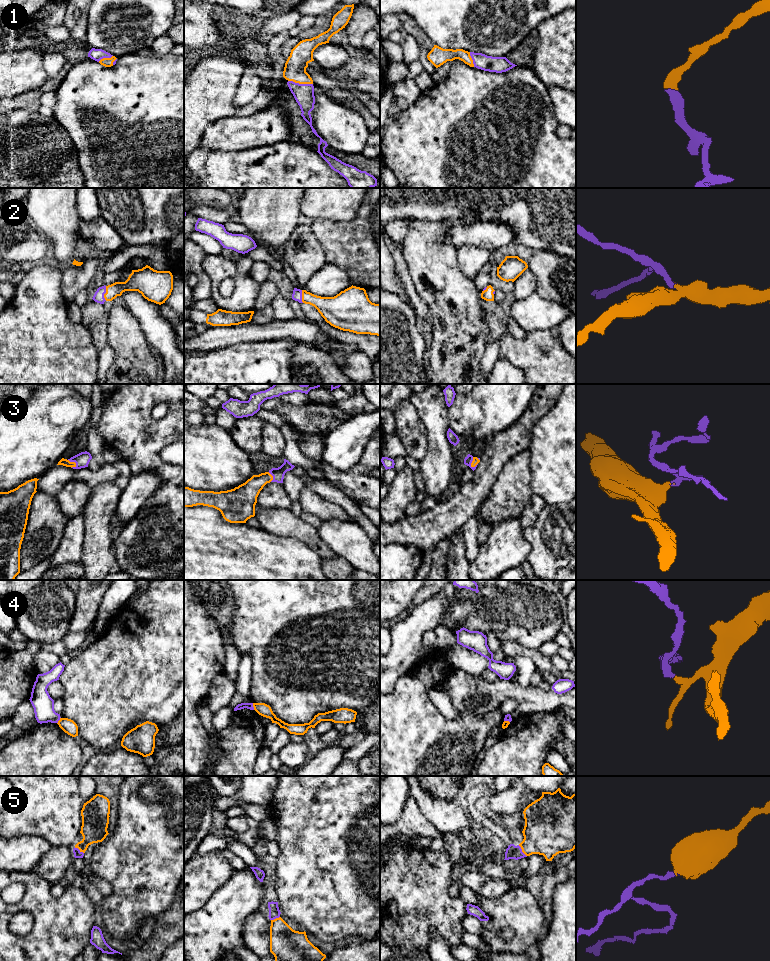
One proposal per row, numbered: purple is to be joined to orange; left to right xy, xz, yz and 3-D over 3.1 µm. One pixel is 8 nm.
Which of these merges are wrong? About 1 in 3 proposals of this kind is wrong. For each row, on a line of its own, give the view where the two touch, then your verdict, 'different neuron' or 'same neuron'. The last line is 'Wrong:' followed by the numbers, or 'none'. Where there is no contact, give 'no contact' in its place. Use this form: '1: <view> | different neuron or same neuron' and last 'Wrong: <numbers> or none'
1: xz | same neuron
2: xy | same neuron
3: xy | same neuron
4: xz | different neuron
5: yz | same neuron
Wrong: 4

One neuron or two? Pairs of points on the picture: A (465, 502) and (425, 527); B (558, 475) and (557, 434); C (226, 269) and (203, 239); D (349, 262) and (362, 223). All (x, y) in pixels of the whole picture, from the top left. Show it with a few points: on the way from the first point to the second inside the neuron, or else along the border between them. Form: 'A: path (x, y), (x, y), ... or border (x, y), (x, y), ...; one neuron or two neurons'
A: path (455, 510), (435, 524); one neuron
B: path (558, 465), (558, 444); one neuron
C: border (206, 253), (219, 254); two neurons
D: path (359, 252), (362, 249), (362, 233); one neuron

